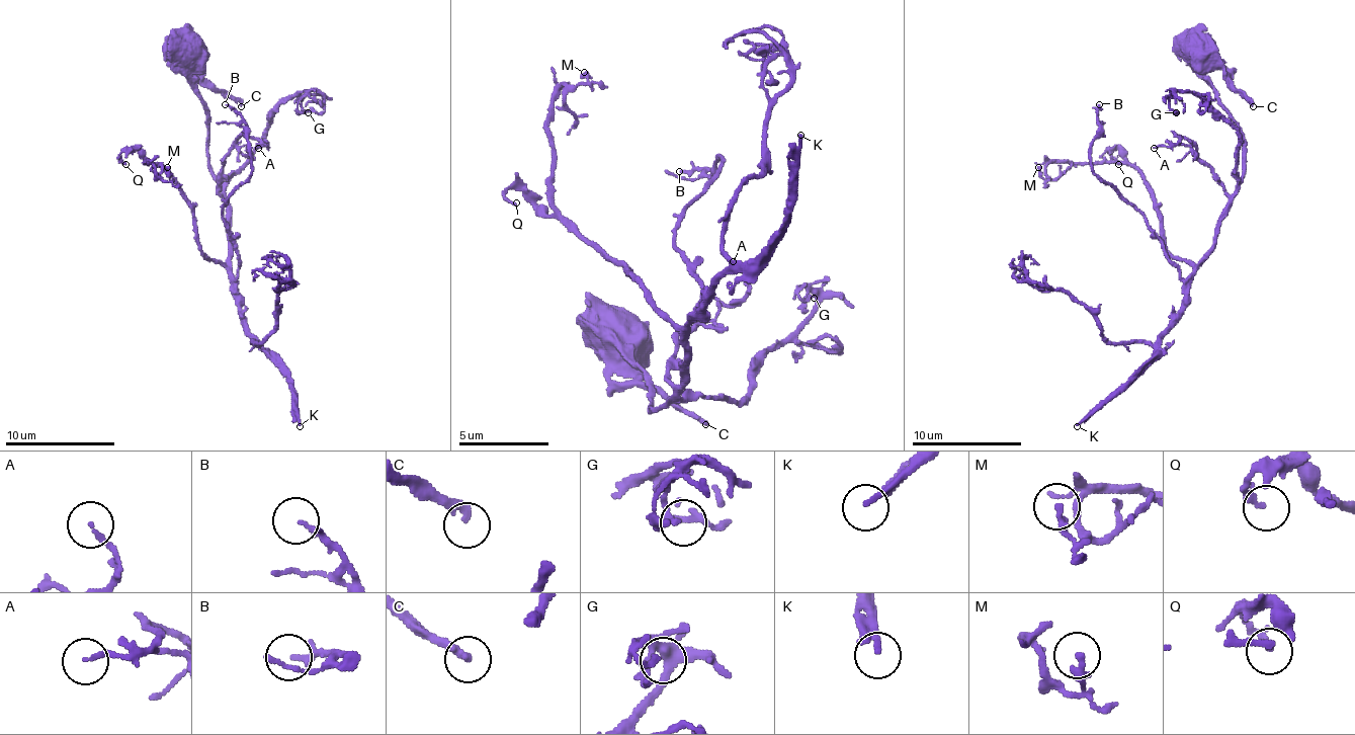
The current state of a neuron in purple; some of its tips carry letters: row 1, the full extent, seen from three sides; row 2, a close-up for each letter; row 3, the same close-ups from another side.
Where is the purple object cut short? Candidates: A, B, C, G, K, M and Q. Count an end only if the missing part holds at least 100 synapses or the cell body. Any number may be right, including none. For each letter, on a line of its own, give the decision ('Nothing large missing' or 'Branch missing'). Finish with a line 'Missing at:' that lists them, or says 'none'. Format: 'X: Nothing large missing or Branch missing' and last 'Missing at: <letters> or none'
A: Nothing large missing
B: Nothing large missing
C: Nothing large missing
G: Nothing large missing
K: Branch missing
M: Nothing large missing
Q: Nothing large missing
Missing at: K

